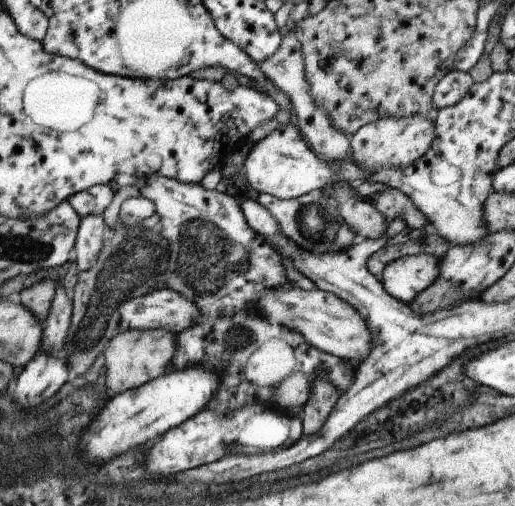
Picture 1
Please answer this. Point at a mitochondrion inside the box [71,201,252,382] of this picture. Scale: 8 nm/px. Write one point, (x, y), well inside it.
(207, 260)

